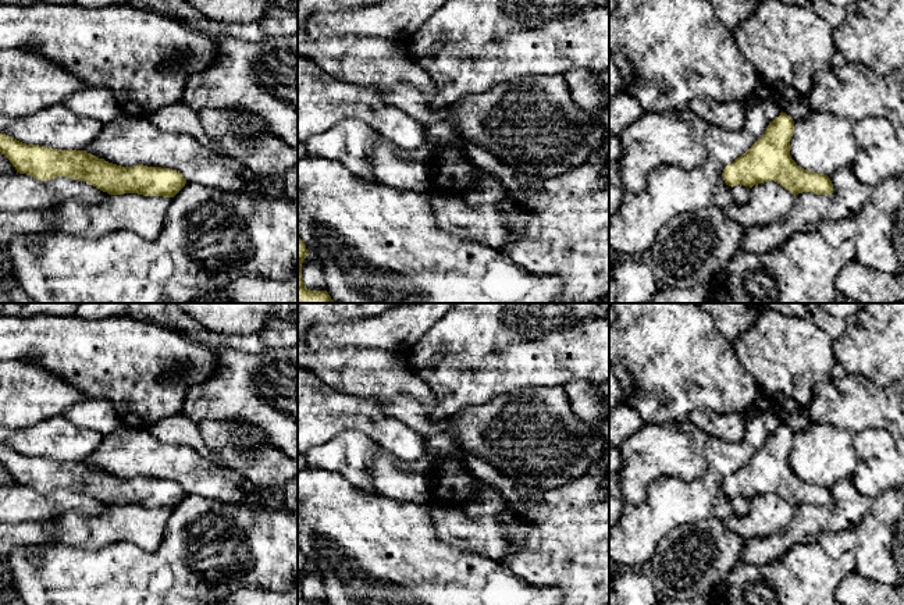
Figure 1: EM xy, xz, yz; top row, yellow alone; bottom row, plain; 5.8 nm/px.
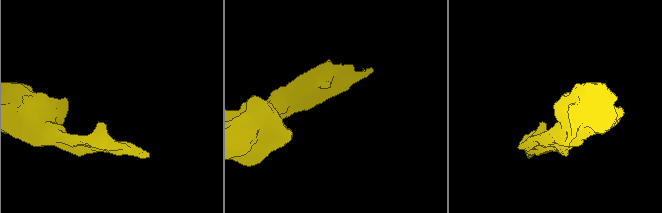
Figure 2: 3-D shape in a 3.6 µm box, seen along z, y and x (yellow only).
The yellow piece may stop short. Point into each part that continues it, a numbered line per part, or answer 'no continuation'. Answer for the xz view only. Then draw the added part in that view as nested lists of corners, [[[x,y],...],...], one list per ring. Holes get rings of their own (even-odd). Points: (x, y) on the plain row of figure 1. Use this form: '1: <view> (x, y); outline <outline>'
no continuation

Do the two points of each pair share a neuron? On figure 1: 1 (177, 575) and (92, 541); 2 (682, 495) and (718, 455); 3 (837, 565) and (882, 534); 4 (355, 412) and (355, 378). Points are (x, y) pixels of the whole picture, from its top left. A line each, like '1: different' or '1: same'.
1: different
2: same
3: different
4: different

